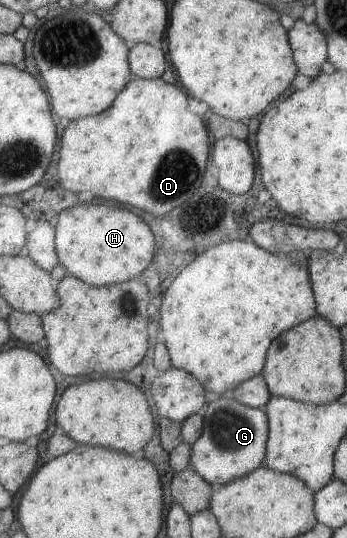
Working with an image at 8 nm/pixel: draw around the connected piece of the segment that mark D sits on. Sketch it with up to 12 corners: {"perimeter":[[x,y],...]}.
{"perimeter":[[137,78],[69,123],[59,183],[162,216],[203,185],[189,95]]}

